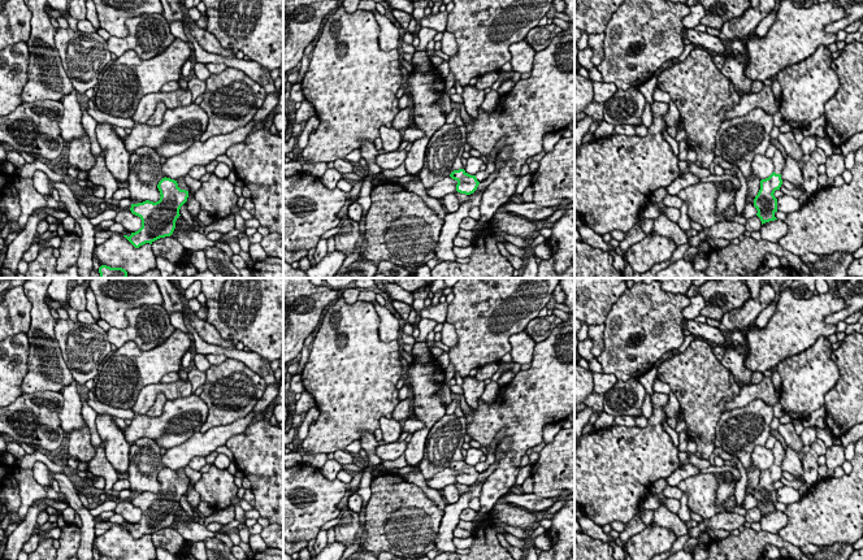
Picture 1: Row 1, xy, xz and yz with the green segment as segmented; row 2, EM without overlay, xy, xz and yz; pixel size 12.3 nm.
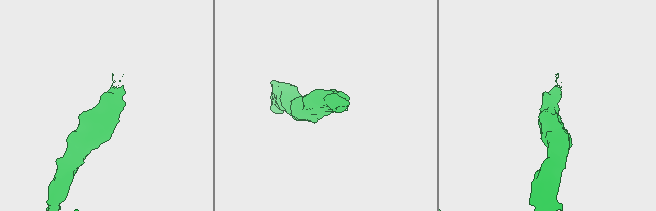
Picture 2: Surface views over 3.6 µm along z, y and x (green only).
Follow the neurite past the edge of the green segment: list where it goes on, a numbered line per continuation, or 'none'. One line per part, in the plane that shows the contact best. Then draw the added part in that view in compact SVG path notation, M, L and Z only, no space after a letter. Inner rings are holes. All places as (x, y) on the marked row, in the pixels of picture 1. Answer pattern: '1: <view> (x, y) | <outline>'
1: yz (779, 161) | M777 151L772 160L773 160L773 165L775 165L775 173L781 174L786 166L786 159L782 156L782 153L780 151Z

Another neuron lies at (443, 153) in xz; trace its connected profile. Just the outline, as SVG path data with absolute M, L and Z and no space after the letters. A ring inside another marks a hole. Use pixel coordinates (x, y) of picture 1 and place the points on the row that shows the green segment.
M444 123L430 138L424 166L420 170L420 181L425 190L442 181L454 170L463 169L461 156L467 142L467 127L454 123Z

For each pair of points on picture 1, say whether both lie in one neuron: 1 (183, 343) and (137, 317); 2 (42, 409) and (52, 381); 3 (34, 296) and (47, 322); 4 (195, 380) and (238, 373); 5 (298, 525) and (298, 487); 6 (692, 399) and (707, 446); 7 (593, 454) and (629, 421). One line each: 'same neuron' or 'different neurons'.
1: different neurons
2: different neurons
3: same neuron
4: different neurons
5: same neuron
6: same neuron
7: different neurons

